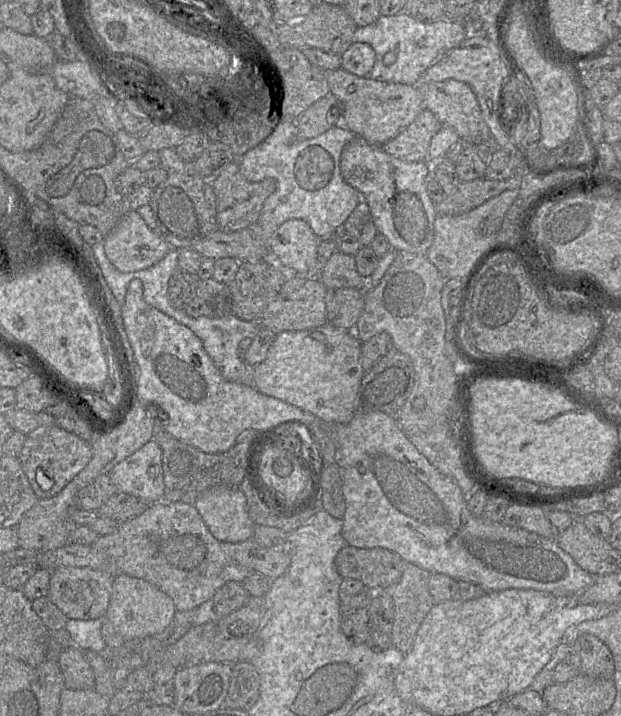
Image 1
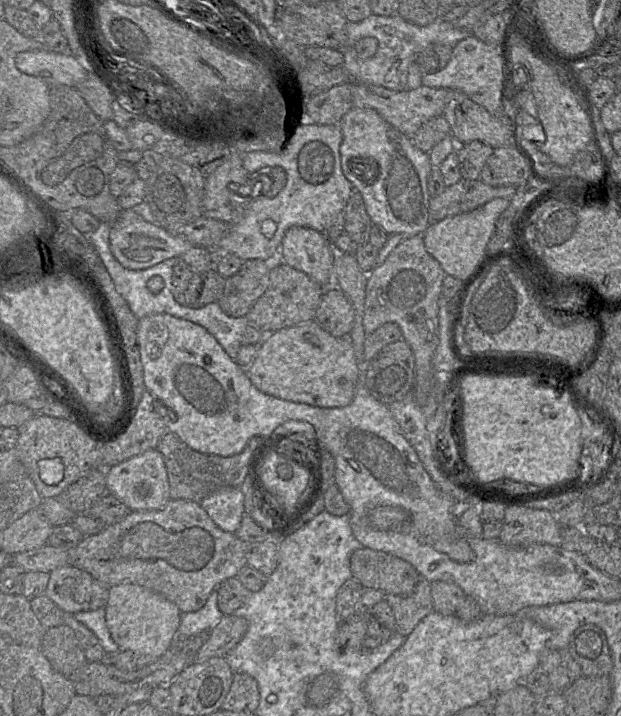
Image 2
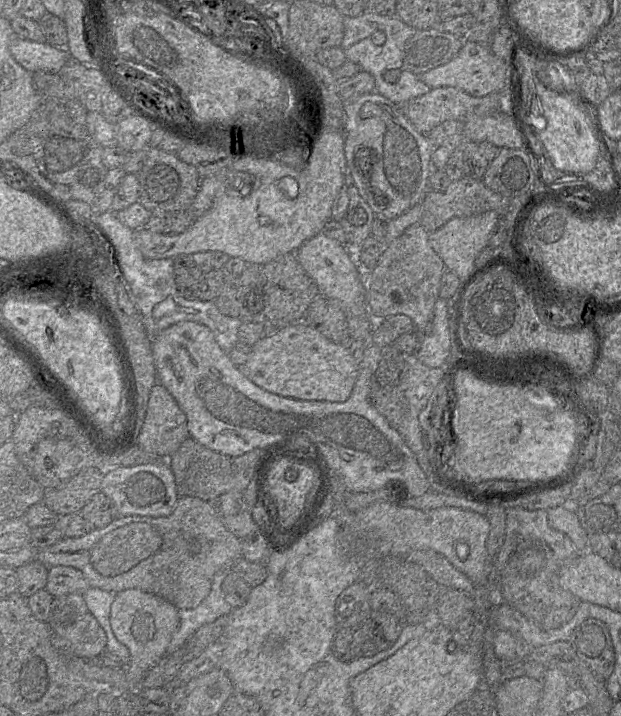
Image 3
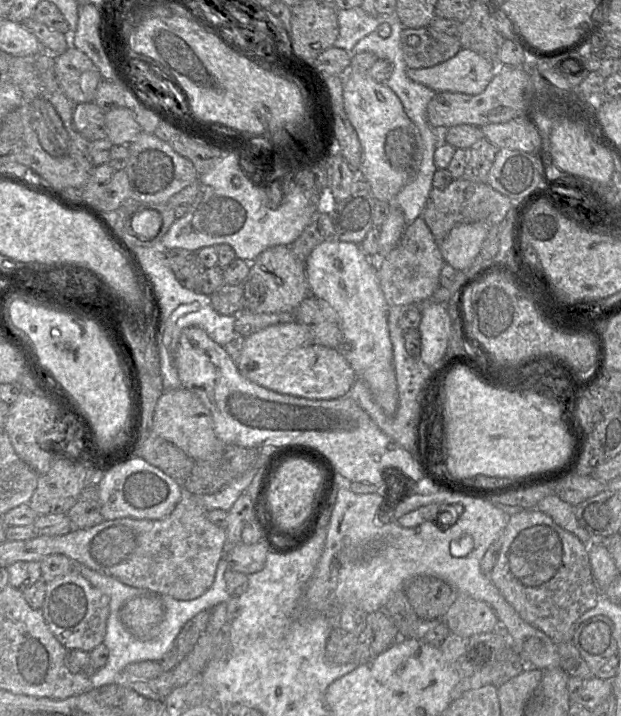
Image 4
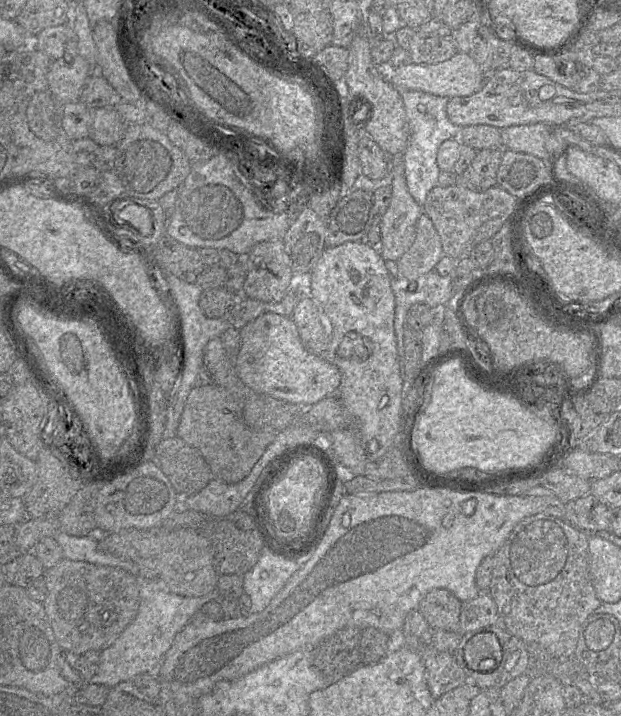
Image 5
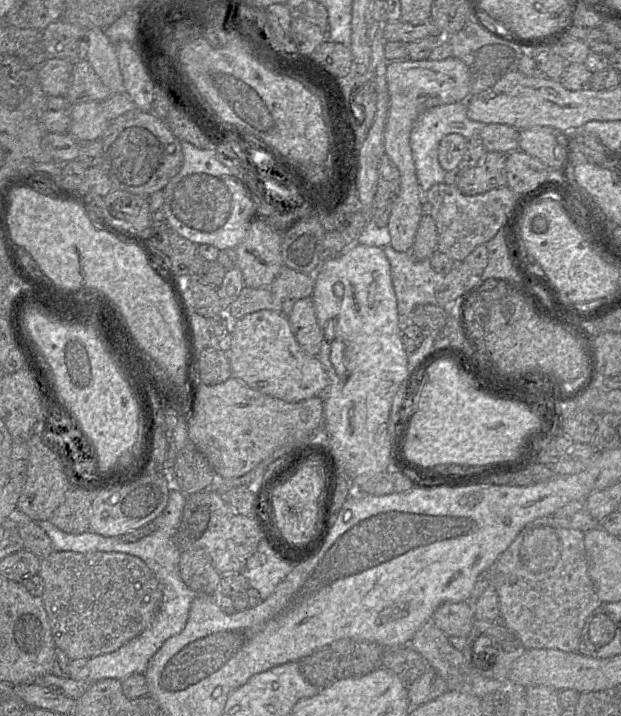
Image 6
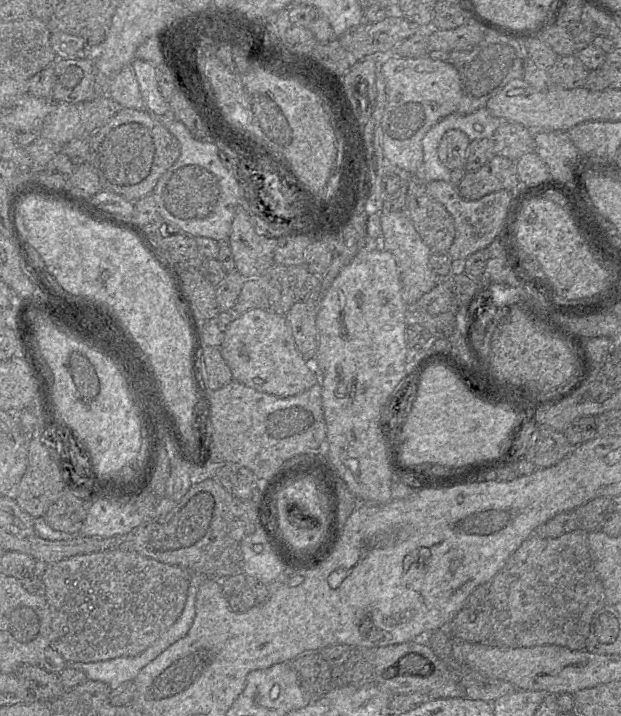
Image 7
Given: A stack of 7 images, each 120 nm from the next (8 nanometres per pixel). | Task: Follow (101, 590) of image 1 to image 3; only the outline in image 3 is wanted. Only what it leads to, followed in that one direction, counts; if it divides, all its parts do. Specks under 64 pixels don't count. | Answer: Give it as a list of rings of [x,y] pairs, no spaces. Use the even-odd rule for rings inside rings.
[[[61,565],[49,568],[45,589],[53,597],[83,594],[89,587],[84,575],[76,568]]]

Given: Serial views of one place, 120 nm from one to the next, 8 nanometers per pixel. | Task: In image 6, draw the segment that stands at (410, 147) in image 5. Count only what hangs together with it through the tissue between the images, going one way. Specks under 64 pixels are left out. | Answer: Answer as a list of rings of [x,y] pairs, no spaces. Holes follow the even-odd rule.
[[[467,102],[438,105],[423,112],[415,121],[410,133],[410,146],[416,176],[423,195],[435,184],[444,183],[446,171],[439,162],[439,145],[448,134],[457,133],[466,139],[478,138],[487,124],[471,120],[467,115]]]

